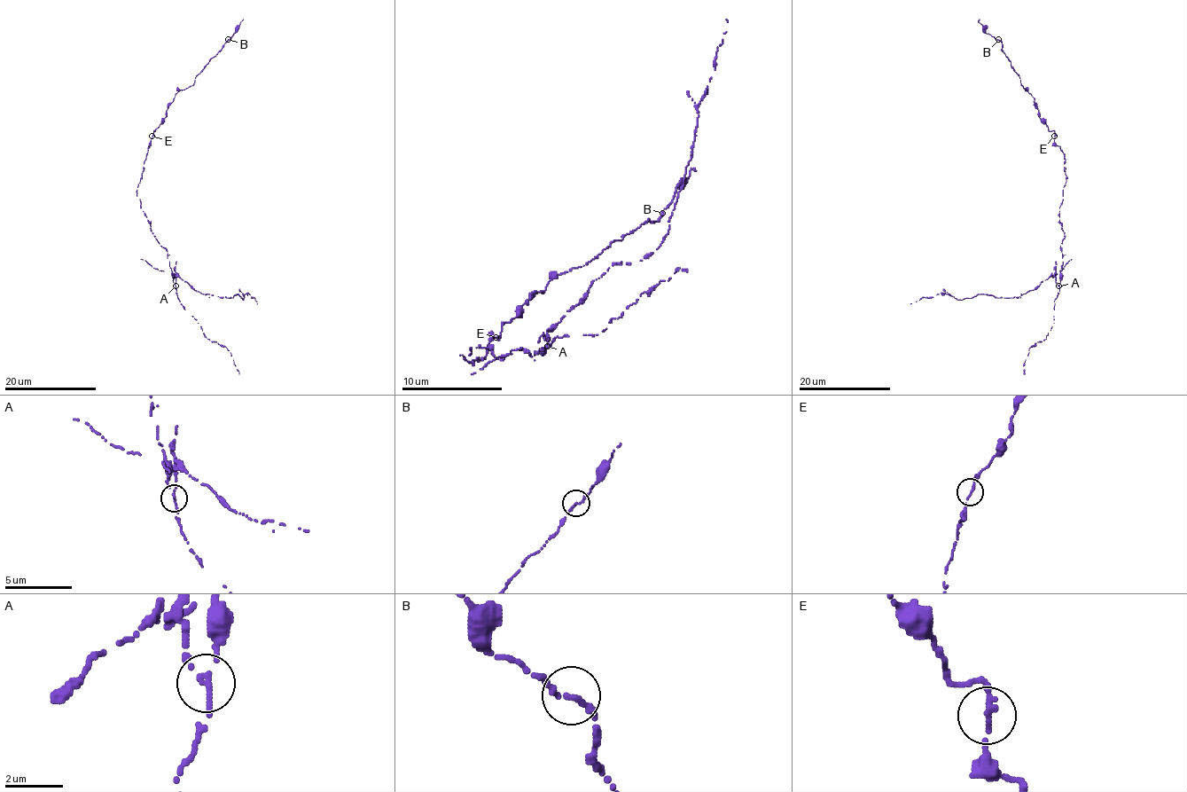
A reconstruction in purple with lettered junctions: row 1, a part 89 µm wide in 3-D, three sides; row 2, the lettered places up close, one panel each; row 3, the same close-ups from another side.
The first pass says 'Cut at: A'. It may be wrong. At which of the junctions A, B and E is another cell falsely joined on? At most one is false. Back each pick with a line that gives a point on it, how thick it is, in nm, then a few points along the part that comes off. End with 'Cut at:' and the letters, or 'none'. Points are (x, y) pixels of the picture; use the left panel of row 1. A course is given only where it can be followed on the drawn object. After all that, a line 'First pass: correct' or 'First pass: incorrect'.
A: (175, 286) | 180 nm | (175, 286), (177, 275), (201, 294), (230, 298), (238, 294), (243, 300), (245, 294), (249, 294), (256, 303)
Cut at: A
First pass: correct

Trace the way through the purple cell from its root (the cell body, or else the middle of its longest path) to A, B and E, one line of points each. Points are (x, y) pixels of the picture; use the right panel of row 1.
A: (1059, 222), (1065, 237), (1060, 246), (1062, 268), (1059, 286)
B: (1059, 222), (1065, 183), (1064, 153), (998, 39)
E: (1059, 222), (1065, 175), (1064, 153), (1056, 144), (1054, 136)

